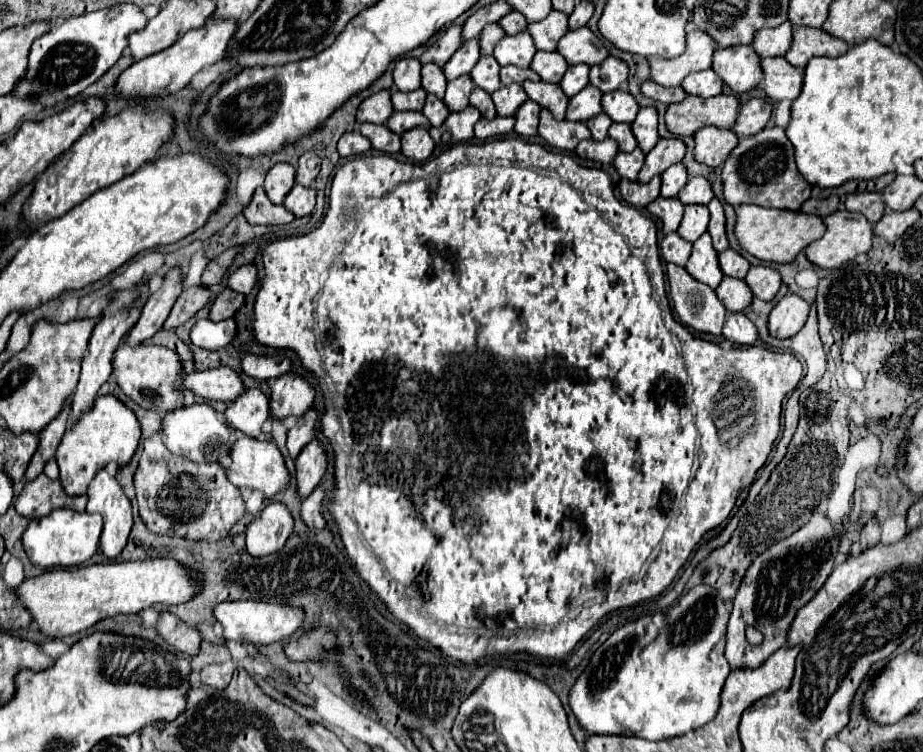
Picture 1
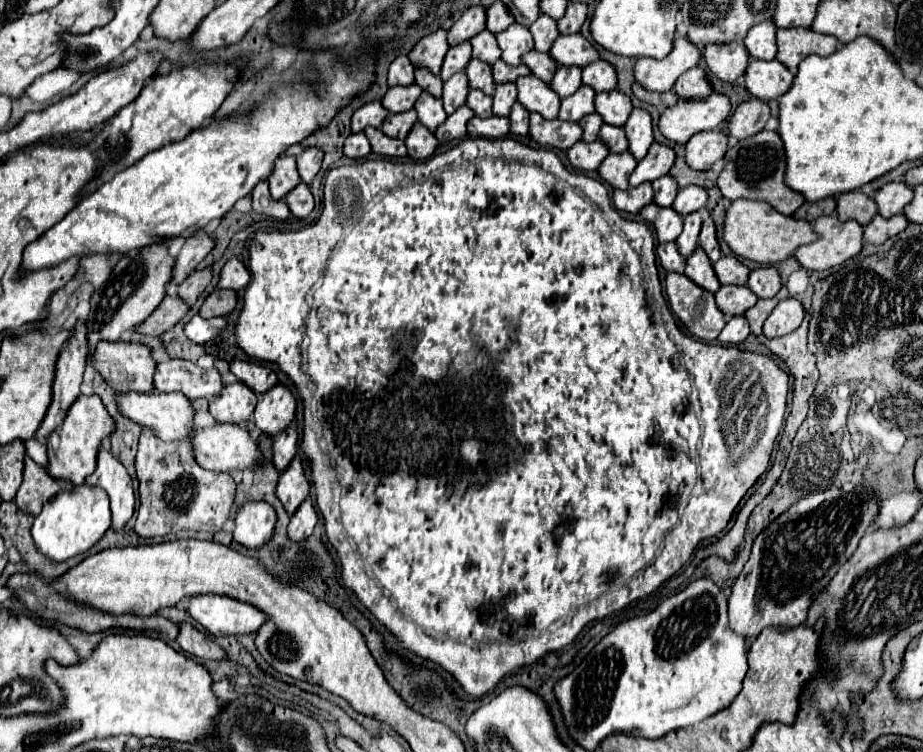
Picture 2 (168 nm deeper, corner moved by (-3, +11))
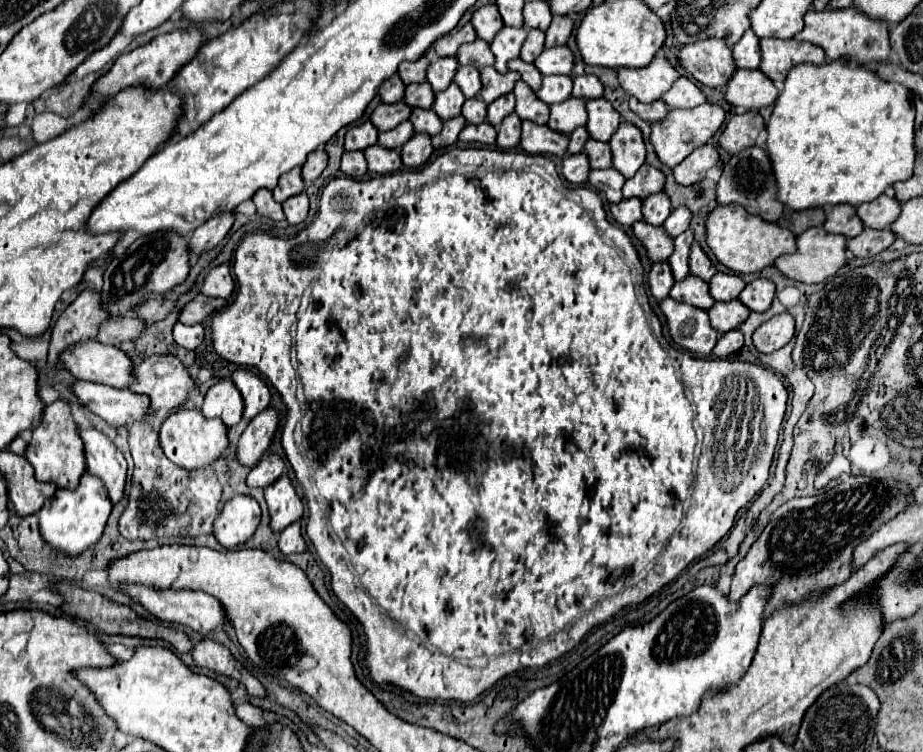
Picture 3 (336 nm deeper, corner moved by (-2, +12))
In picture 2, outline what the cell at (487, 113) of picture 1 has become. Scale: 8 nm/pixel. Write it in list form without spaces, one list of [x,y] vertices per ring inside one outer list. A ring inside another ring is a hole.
[[[472,89],[472,91],[468,93],[466,105],[468,105],[470,109],[474,109],[474,113],[476,113],[478,117],[490,117],[490,115],[492,115],[492,97],[486,95],[484,91]]]

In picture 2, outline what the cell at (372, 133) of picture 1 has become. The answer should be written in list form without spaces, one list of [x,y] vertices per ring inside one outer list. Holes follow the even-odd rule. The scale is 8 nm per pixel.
[[[366,127],[364,133],[368,135],[374,153],[388,155],[388,157],[404,157],[406,155],[406,145],[404,145],[402,139],[388,137],[380,129],[376,129],[376,127]]]

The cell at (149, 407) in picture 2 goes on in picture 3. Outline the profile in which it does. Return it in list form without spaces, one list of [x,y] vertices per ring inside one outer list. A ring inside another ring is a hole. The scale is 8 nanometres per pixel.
[[[77,380],[73,382],[71,392],[79,400],[79,404],[83,404],[93,414],[97,414],[113,426],[125,426],[129,418],[141,420],[145,414],[151,412],[147,404],[149,400],[129,390],[117,390],[111,386]]]

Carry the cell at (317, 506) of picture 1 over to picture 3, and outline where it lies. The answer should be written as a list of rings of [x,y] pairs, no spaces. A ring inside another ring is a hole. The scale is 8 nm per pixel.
[[[293,522],[291,526],[287,526],[281,534],[279,534],[279,550],[283,556],[287,554],[295,554],[295,552],[305,552],[307,544],[301,536],[301,526],[299,522]]]

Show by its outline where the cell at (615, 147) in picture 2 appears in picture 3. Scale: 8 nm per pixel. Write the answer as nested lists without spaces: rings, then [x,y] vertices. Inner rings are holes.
[[[589,138],[585,148],[583,148],[583,154],[587,154],[591,170],[611,168],[611,154],[609,154],[609,144],[607,142],[593,142]]]

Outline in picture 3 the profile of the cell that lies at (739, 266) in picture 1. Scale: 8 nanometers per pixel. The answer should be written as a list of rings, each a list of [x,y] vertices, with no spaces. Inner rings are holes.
[[[715,274],[709,280],[709,294],[717,302],[735,300],[743,288],[745,288],[745,282],[735,274]]]

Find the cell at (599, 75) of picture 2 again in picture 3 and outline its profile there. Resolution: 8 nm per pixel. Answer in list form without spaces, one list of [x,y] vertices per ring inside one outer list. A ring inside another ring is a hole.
[[[577,76],[573,80],[571,96],[593,100],[593,98],[601,98],[601,94],[603,94],[603,86],[601,86],[599,78],[595,78],[595,76]]]

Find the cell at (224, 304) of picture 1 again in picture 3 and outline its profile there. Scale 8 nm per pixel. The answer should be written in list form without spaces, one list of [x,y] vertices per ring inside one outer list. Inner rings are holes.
[[[197,294],[191,302],[187,302],[179,314],[179,322],[183,324],[201,324],[207,320],[215,310],[223,308],[227,302],[219,298],[207,298],[203,294]]]

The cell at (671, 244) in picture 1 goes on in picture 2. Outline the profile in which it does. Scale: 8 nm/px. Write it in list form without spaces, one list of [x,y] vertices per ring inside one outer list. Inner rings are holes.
[[[660,243],[656,247],[656,255],[660,259],[660,265],[666,271],[682,271],[686,267],[686,259],[682,257],[682,253],[678,251],[676,243]]]

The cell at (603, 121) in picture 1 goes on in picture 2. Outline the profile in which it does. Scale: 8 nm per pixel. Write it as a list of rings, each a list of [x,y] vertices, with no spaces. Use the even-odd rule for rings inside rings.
[[[590,113],[590,115],[584,115],[580,121],[578,121],[580,125],[582,125],[582,129],[584,129],[584,141],[596,141],[598,139],[598,131],[600,131],[600,127],[602,127],[602,117],[600,115],[596,115],[596,113]]]

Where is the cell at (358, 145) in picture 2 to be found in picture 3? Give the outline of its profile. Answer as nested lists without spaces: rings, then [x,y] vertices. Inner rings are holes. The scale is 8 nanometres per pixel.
[[[351,152],[351,154],[343,154],[343,160],[341,160],[341,172],[349,178],[361,178],[365,172],[367,172],[367,166],[365,166],[365,156],[363,154],[357,154],[357,152]]]

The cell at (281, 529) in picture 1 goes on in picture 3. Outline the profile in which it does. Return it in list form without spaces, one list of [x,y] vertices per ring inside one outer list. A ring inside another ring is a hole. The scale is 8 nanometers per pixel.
[[[251,496],[231,498],[213,522],[213,536],[223,548],[237,548],[247,542],[261,520],[261,508]]]

